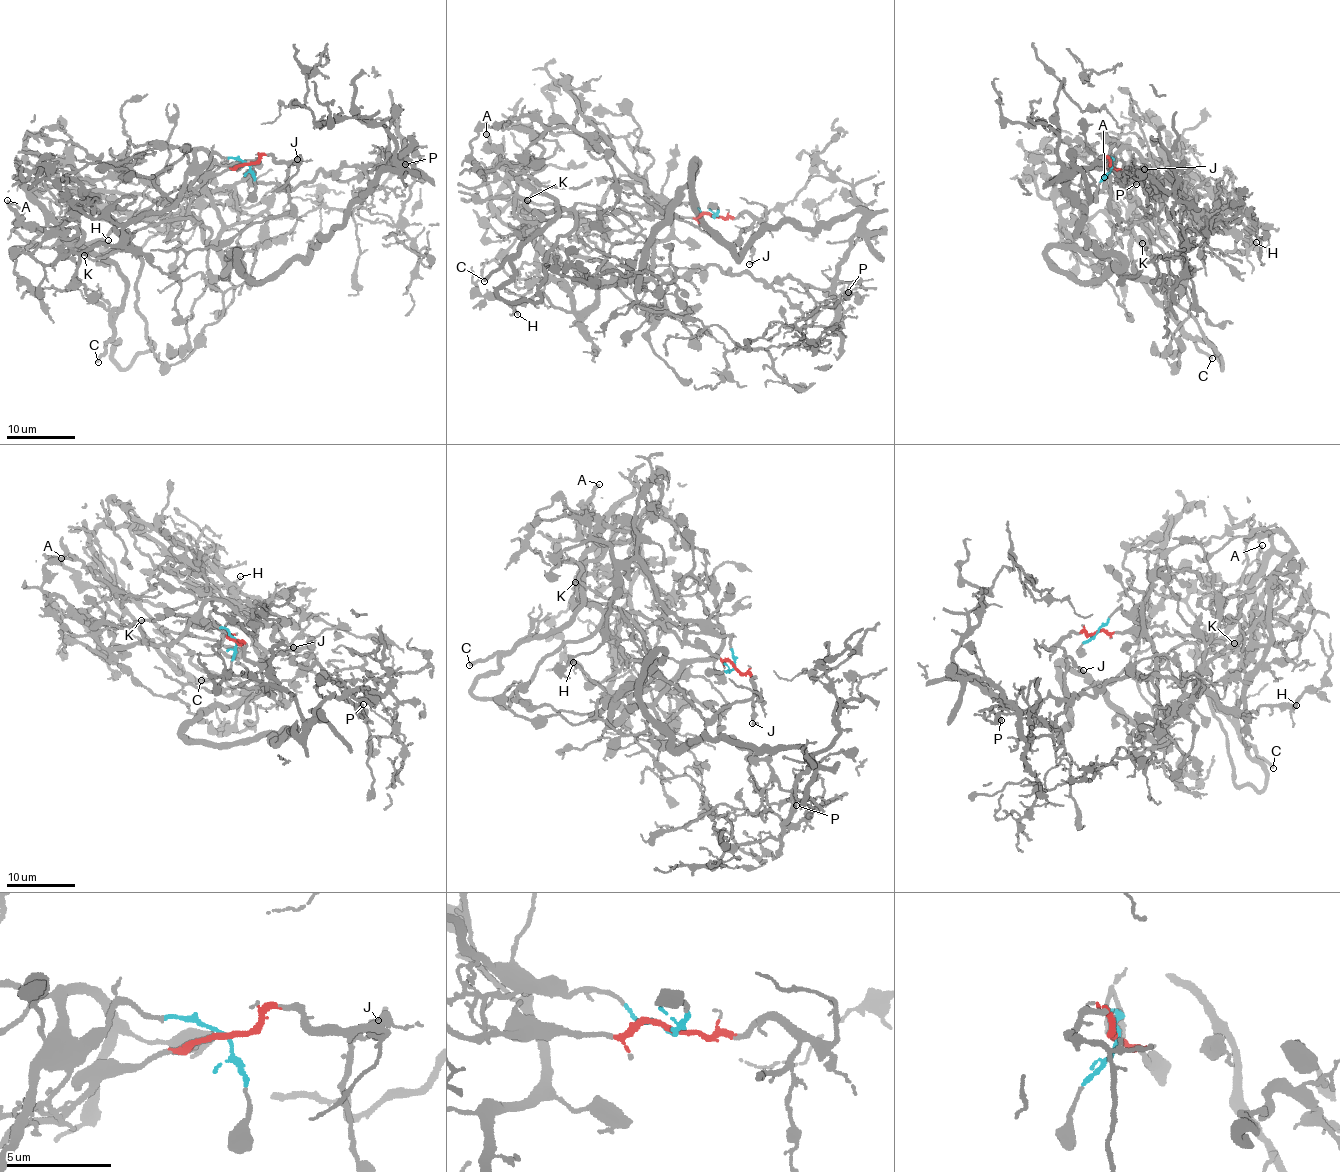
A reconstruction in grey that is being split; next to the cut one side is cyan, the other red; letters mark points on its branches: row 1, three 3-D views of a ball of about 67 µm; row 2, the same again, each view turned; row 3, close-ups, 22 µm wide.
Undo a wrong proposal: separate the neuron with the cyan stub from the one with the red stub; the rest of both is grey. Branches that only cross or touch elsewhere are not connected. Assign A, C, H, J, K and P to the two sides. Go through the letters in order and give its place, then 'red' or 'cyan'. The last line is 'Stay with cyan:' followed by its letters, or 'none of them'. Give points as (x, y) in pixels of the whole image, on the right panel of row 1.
A: (1104, 177) | red
C: (1212, 358) | red
H: (1256, 242) | cyan
J: (1144, 169) | red
K: (1142, 243) | red
P: (1136, 184) | cyan
Stay with cyan: H, P

